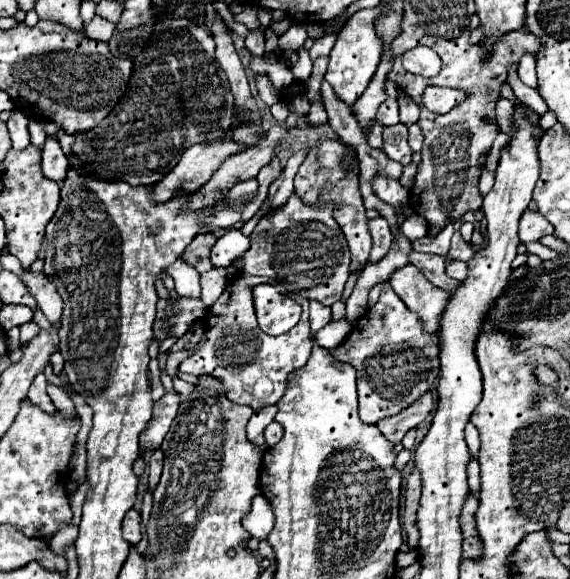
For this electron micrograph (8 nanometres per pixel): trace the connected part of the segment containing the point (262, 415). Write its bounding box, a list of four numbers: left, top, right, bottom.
[247,405,277,453]

